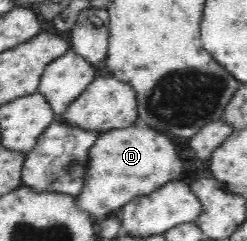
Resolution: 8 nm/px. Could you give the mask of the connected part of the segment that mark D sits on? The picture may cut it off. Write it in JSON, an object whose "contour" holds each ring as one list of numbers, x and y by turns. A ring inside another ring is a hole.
{"contour":[[149,125,110,129,100,133,95,145,89,149,85,186,74,200,77,201,77,207,89,213,94,223,101,222,119,213,133,198,149,195,161,185,179,179,181,171,183,163,173,141,165,135,159,135]]}

